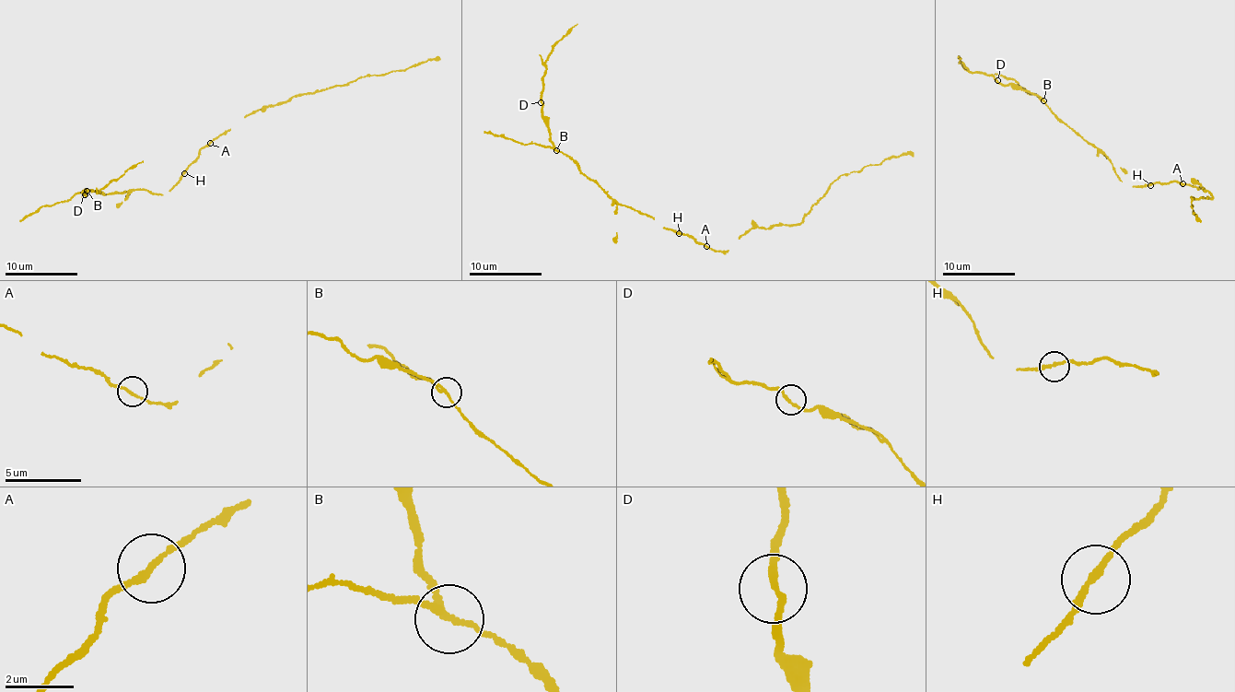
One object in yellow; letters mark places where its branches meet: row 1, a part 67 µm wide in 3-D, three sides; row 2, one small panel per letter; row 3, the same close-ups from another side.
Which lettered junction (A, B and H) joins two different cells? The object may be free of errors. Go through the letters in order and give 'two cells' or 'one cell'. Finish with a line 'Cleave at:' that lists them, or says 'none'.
A: one cell
B: two cells
H: one cell
Cleave at: B

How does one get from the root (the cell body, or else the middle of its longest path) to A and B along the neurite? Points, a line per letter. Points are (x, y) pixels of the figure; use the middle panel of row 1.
A: (677, 232), (706, 246)
B: (677, 232), (628, 205), (617, 205), (567, 156), (555, 151)

